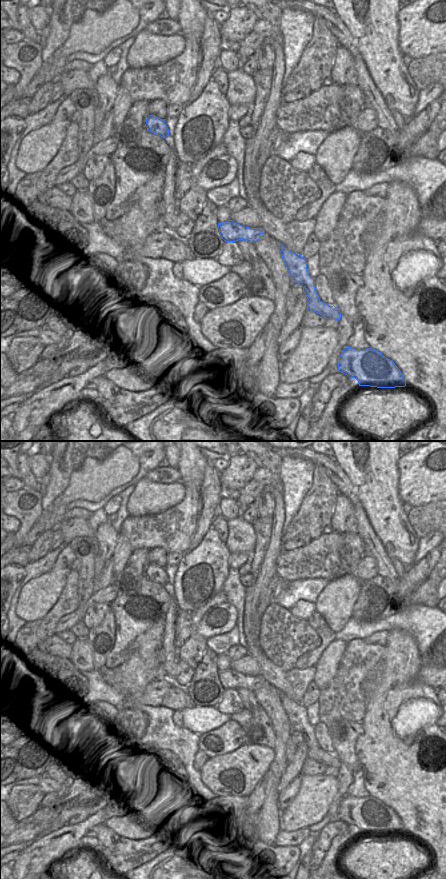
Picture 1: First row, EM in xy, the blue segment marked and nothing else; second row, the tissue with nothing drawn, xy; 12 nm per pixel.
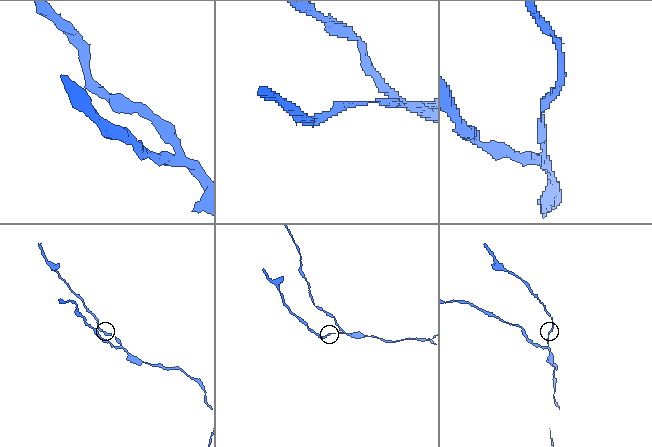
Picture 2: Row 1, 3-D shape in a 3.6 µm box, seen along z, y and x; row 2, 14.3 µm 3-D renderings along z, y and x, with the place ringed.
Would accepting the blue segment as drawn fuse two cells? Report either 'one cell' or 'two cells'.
two cells

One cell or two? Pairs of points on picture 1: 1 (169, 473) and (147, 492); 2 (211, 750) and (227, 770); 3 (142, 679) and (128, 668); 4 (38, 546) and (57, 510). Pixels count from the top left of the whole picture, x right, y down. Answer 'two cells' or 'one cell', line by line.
1: two cells
2: two cells
3: two cells
4: two cells

